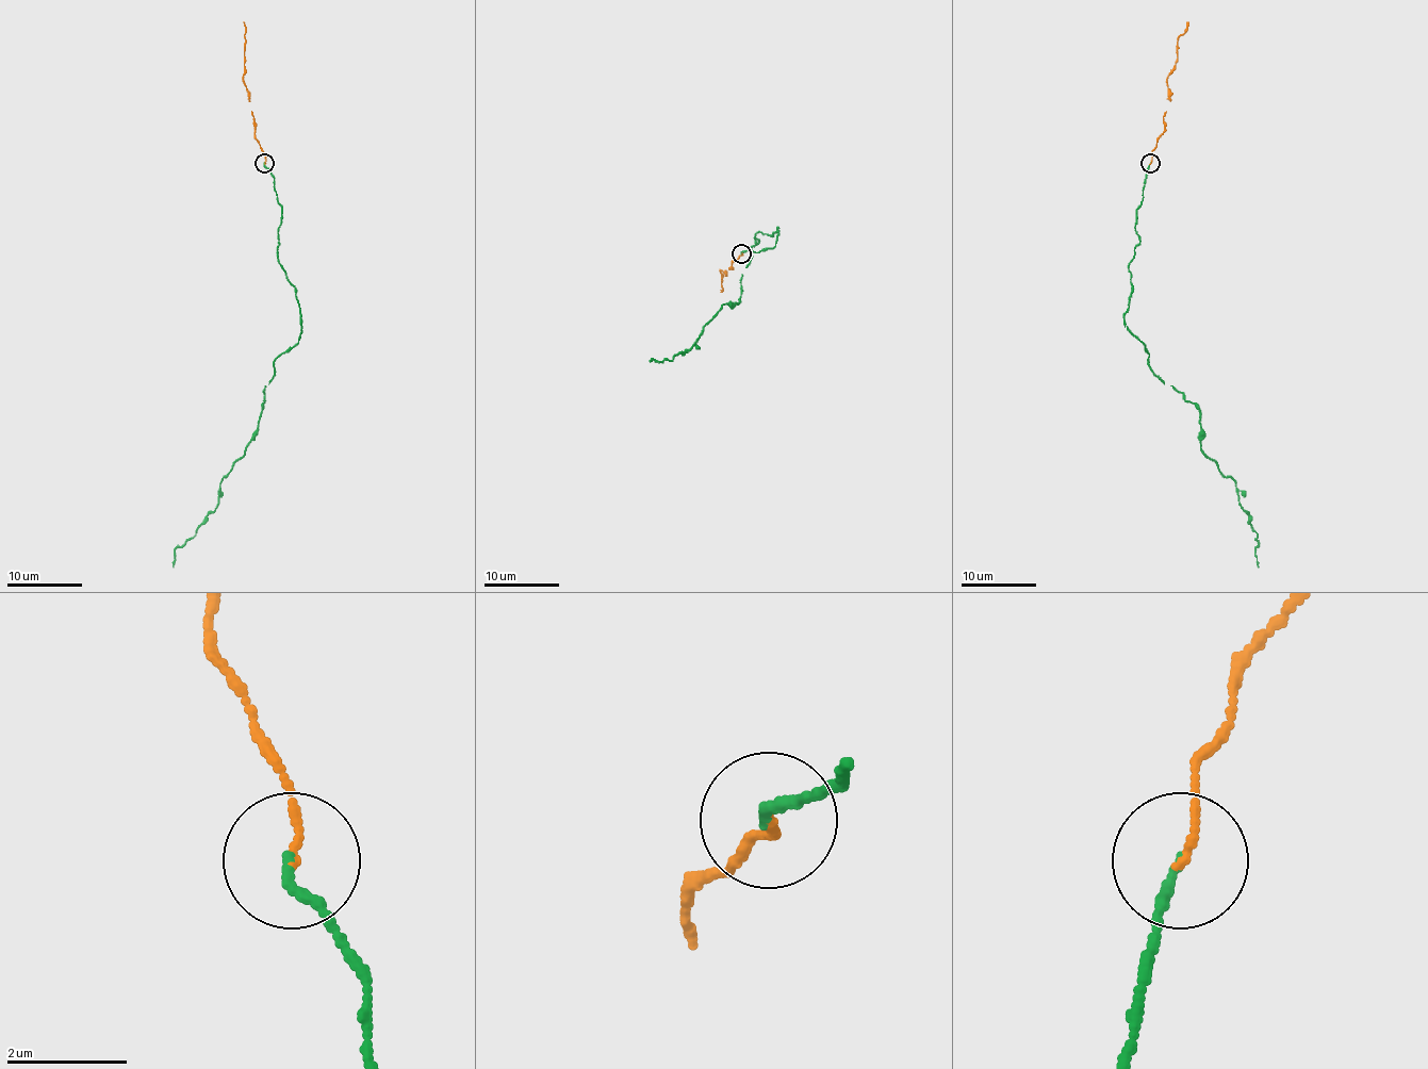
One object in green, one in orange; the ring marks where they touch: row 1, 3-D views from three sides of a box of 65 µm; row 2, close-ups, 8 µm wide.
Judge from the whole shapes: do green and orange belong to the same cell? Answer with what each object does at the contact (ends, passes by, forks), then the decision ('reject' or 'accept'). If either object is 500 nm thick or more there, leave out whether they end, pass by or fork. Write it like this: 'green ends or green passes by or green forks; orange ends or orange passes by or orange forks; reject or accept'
green ends; orange ends; accept

